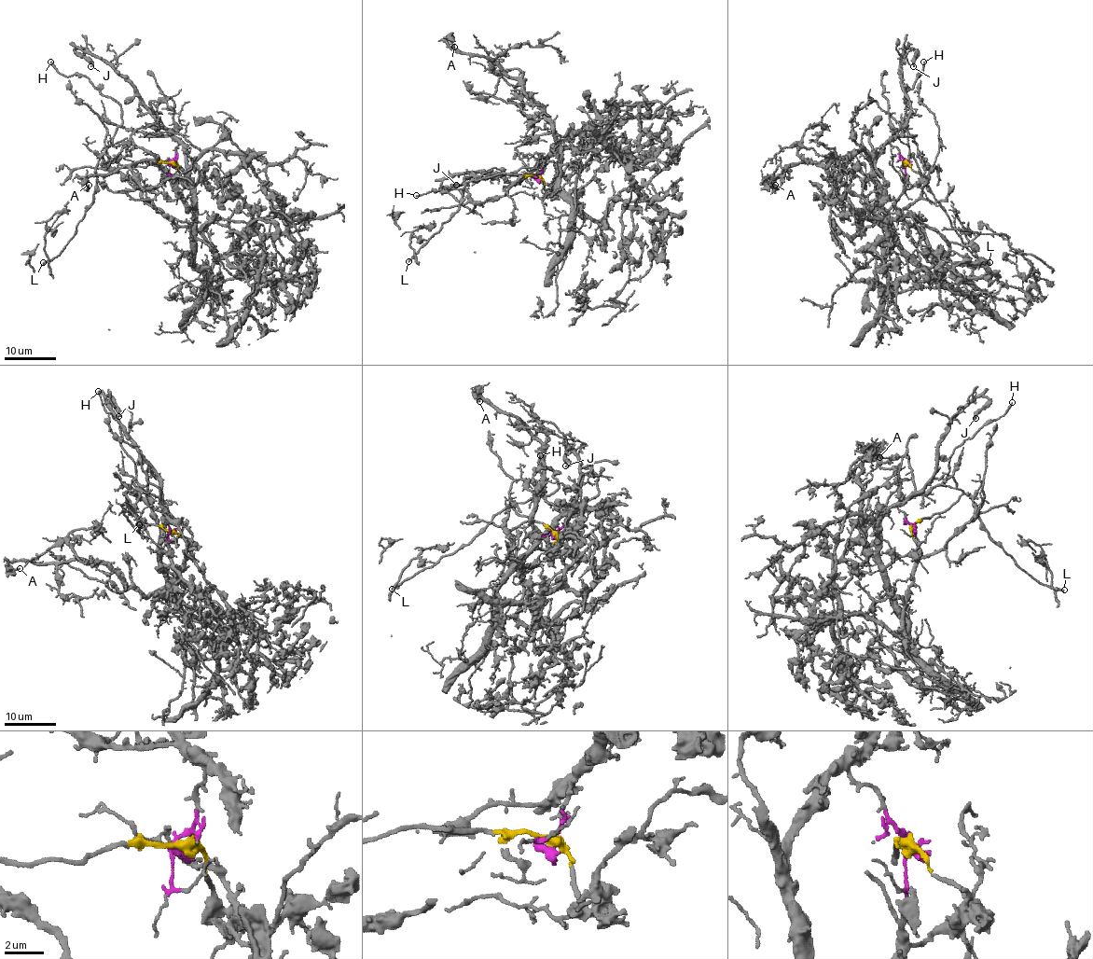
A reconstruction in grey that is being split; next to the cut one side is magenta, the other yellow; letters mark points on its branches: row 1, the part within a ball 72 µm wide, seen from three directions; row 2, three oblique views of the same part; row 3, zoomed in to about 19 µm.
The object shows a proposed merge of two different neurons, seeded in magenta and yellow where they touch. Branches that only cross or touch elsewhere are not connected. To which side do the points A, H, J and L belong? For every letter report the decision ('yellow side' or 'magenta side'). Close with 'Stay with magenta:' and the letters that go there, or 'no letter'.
A: magenta side
H: yellow side
J: magenta side
L: yellow side
Stay with magenta: A, J

